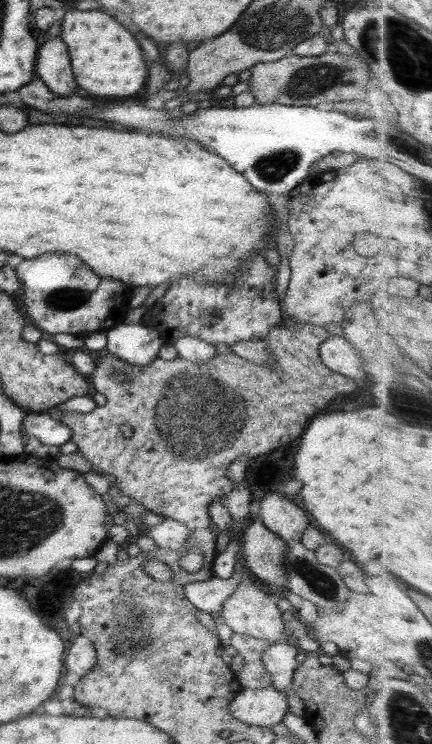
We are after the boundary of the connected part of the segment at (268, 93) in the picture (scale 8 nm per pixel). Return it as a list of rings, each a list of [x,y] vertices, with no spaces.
[[[326,53],[320,56],[288,54],[274,62],[258,63],[251,69],[249,89],[256,105],[283,104],[316,107],[322,102],[364,101],[367,84],[374,81],[368,65],[357,55]]]

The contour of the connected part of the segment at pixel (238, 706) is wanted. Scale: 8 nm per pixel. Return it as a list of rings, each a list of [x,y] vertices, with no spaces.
[[[273,687],[243,689],[229,704],[230,714],[238,721],[262,727],[282,723],[287,710],[286,694]]]

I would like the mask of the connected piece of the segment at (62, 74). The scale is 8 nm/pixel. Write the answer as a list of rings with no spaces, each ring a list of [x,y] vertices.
[[[58,38],[40,46],[34,73],[57,96],[70,96],[76,90],[68,48]]]

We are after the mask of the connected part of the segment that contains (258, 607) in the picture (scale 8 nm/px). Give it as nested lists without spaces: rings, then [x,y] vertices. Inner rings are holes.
[[[253,581],[239,583],[236,590],[224,601],[220,618],[233,632],[238,634],[253,636],[257,639],[264,639],[283,644],[285,637],[284,622],[282,621],[282,611],[277,607],[276,598],[262,591]]]

